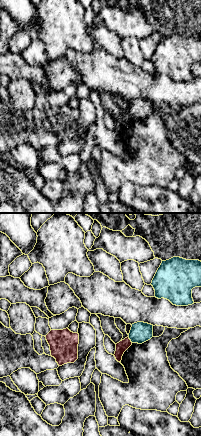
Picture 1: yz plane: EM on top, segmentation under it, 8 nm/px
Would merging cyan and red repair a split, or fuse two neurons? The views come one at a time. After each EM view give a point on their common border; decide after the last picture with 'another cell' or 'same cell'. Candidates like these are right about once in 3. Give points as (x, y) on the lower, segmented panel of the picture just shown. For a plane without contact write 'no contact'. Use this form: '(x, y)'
(130, 339)

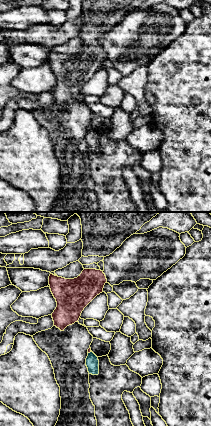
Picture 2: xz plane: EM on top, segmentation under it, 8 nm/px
(90, 352)

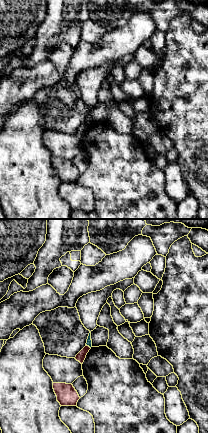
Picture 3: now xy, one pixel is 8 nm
(88, 345)

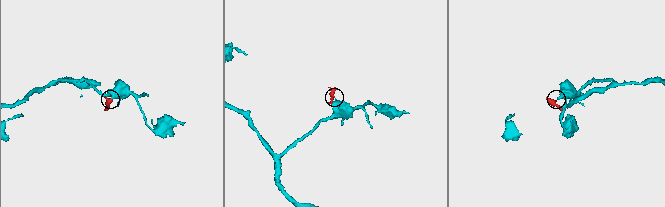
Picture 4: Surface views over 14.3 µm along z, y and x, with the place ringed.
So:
another cell

